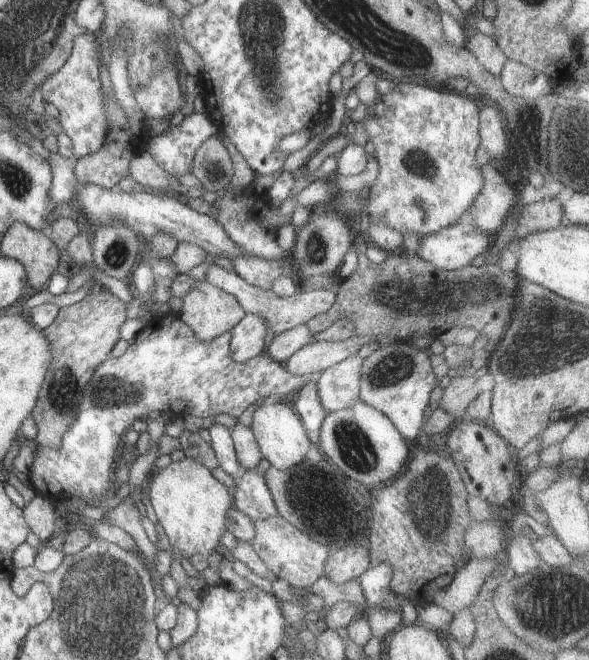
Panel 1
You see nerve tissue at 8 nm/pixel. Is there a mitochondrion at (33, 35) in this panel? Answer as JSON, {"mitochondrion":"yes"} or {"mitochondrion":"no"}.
{"mitochondrion":"yes"}

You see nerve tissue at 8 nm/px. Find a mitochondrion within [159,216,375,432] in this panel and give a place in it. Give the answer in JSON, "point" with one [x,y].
{"point":[312,252]}

